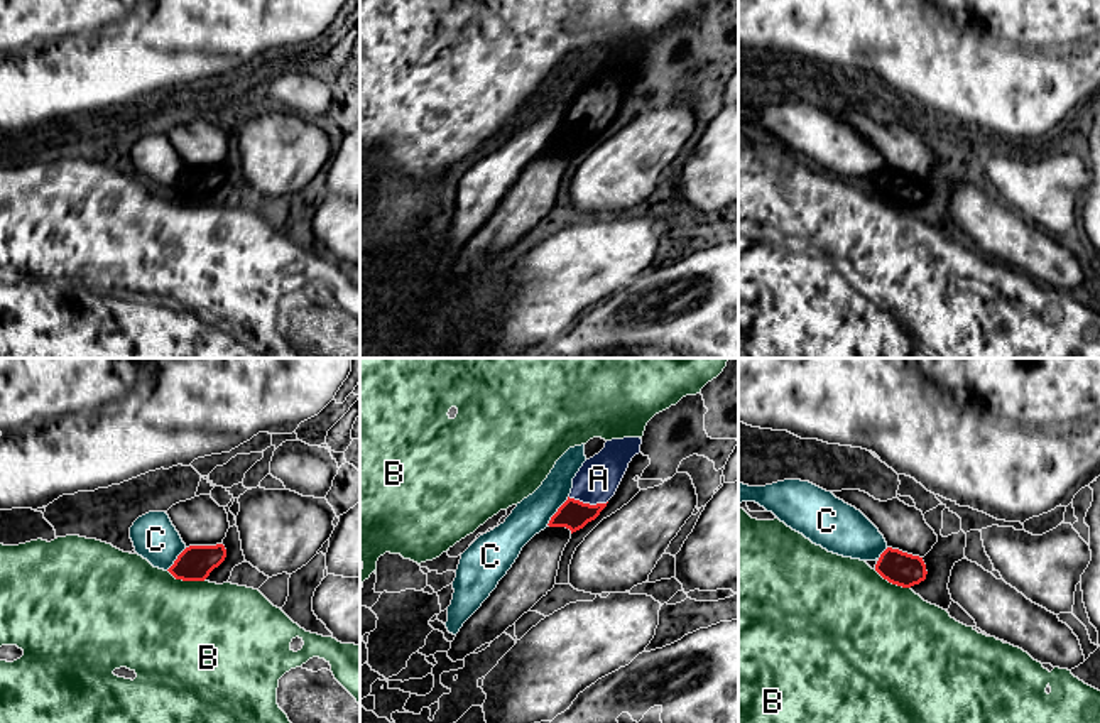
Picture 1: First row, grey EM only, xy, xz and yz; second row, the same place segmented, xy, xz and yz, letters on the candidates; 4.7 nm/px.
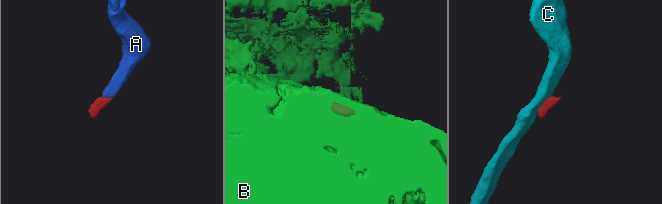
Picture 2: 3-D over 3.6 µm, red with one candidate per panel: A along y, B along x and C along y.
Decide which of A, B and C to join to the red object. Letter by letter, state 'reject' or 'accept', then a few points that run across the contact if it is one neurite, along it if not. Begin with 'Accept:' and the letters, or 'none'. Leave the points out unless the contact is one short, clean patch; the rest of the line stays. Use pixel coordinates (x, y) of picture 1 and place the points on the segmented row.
Accept: A
A: accept; line xz (573, 514), (588, 504), (588, 495), (599, 478)
B: reject; line xy (168, 570), (176, 578), (205, 580)
C: reject; line xz (568, 495), (546, 524)

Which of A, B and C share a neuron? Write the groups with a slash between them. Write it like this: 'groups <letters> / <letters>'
groups A / B / C

